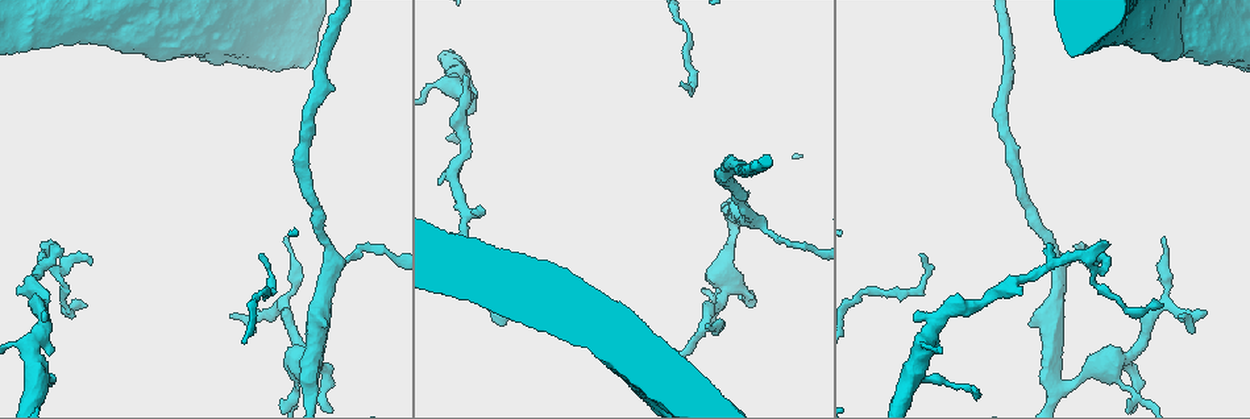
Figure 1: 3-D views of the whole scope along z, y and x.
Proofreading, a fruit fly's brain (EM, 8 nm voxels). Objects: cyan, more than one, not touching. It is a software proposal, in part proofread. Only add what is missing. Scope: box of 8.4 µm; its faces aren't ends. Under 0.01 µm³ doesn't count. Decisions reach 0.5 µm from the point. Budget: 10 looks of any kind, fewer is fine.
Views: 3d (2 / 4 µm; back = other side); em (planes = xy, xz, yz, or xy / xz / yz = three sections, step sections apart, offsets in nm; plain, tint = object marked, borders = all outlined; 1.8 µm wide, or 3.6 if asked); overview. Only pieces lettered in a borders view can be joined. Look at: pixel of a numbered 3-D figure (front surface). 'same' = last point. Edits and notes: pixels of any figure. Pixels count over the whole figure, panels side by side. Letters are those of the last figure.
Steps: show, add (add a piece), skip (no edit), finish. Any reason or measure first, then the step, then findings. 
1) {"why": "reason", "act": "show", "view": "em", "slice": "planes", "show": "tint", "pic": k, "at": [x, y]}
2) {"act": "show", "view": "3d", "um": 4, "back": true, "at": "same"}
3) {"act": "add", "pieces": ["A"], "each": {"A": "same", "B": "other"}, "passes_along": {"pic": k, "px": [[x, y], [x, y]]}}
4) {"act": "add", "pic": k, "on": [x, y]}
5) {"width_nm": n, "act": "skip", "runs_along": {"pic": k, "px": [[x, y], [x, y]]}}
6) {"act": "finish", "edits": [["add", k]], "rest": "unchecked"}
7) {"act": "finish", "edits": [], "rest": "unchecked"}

{"act": "show", "view": "3d", "um": 2, "pic": 1, "at": [1161, 239]}

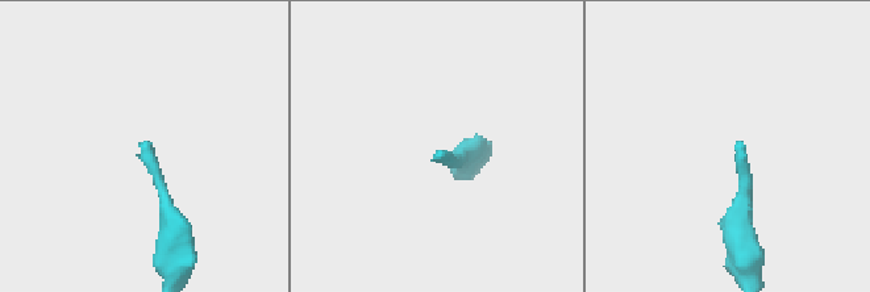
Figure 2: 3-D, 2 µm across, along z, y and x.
{"why": "need the tissue", "act": "show", "view": "em", "slice": "planes", "show": "borders", "pic": 2, "at": [145, 143]}

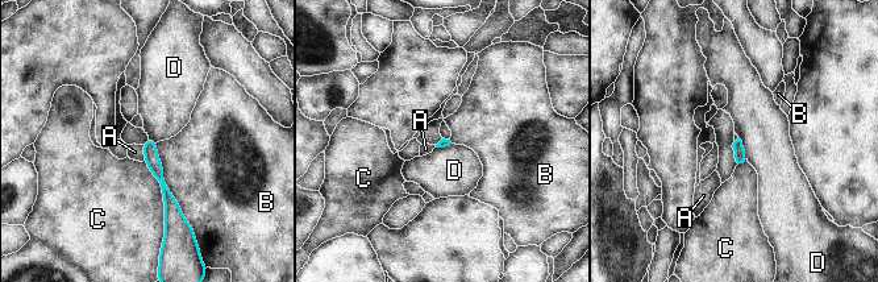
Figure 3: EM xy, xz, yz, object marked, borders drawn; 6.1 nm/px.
{"act": "skip", "each": {"A": "other", "B": "other", "C": "other", "D": "other"}, "found": "no lettered piece goes on from it"}

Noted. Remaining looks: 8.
{"why": "an open end", "act": "show", "view": "em", "um": 3.6, "slice": "planes", "show": "borders", "pic": 1, "at": [232, 318]}

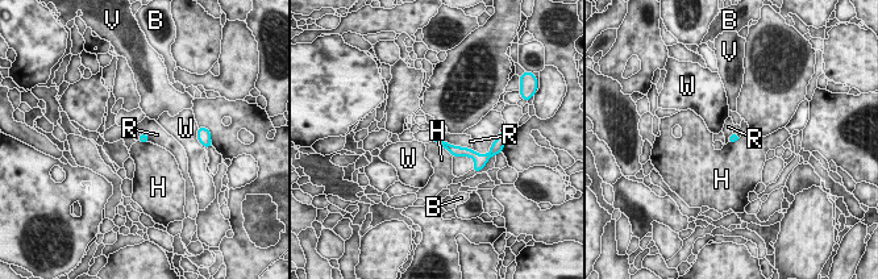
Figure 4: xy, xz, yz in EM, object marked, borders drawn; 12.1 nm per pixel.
{"act": "skip", "each": {"B": "other", "H": "other", "R": "other", "V": "other", "W": "other"}, "found": "none of them fits"}

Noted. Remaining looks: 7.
{"why": "free end", "act": "show", "view": "3d", "um": 2, "pic": 1, "at": [978, 397]}

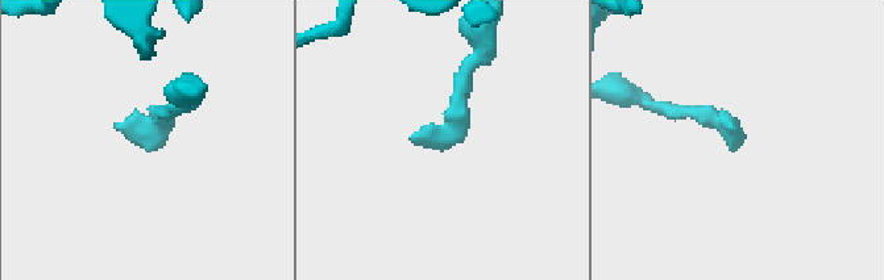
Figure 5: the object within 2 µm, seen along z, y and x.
{"why": "need the tissue", "act": "show", "view": "em", "slice": "xz", "step": 16, "show": "tint", "pic": 5, "at": [740, 141]}

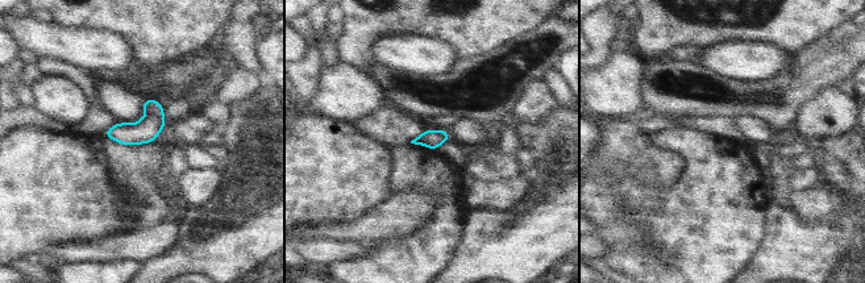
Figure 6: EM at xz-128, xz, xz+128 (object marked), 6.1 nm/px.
{"why": "cut it another way", "act": "show", "view": "em", "slice": "planes", "show": "borders", "at": "same"}

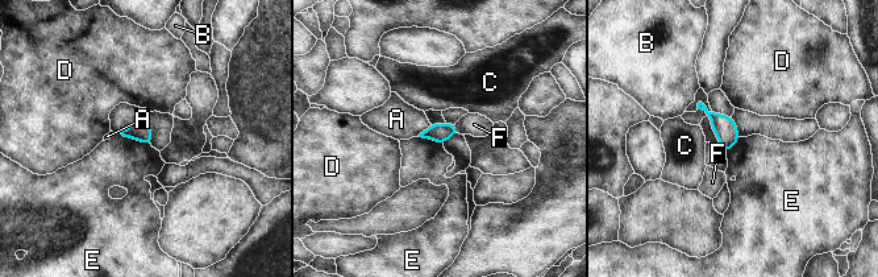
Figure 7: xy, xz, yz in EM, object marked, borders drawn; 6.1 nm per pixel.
{"width_nm": 110, "act": "skip", "each": {"A": "other", "B": "other", "C": "other", "D": "other", "E": "other", "F": "other"}, "border": {"pic": 7, "px": [[120, 132], [124, 136], [150, 145]]}, "found": "no lettered piece goes on from it"}

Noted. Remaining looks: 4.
{"why": "branch stops here", "act": "show", "view": "em", "slice": "yz", "step": 8, "show": "tint", "pic": 1, "at": [57, 243]}

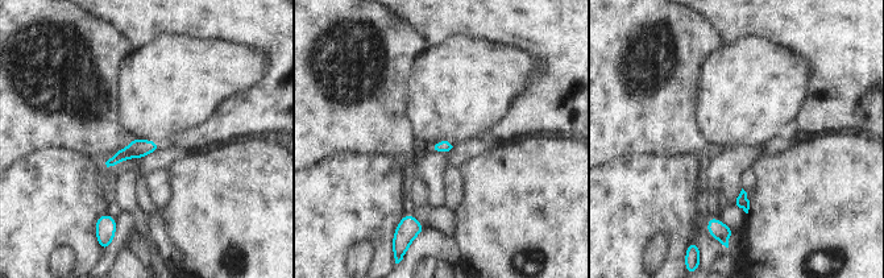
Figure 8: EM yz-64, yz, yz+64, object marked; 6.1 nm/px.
{"why": "cut it another way", "act": "show", "view": "em", "slice": "planes", "show": "borders", "at": "same"}

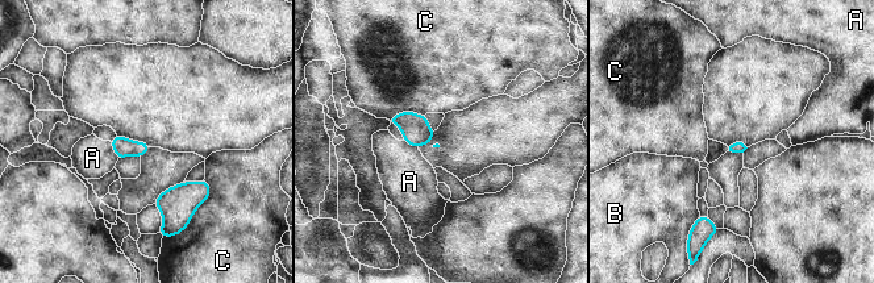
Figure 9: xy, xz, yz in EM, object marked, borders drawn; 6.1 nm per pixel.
{"act": "skip", "each": {"A": "other", "B": "other", "C": "other"}, "border": {"pic": 9, "px": [[108, 141], [117, 159]]}, "found": "no lettered piece goes on from it"}

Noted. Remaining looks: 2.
{"act": "finish", "edits": [], "rest": "unchecked"}

